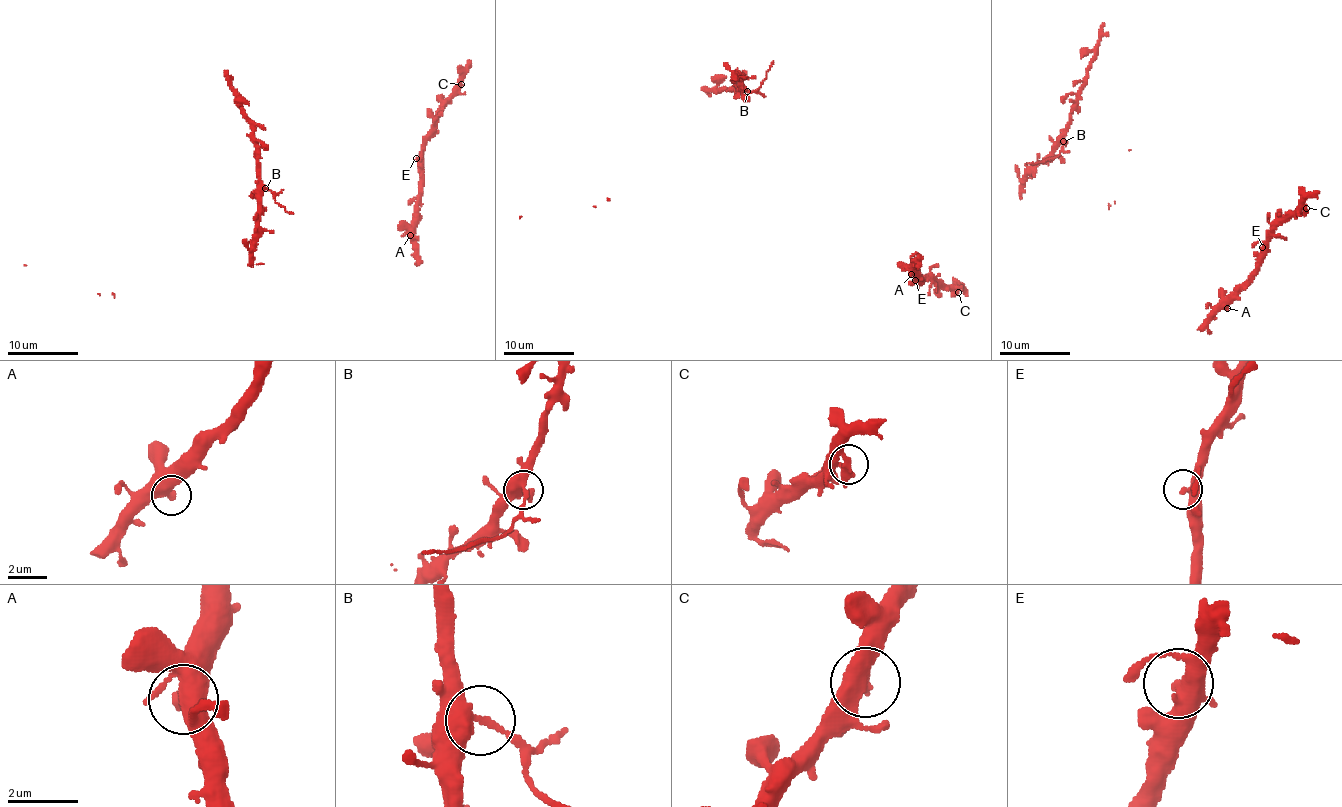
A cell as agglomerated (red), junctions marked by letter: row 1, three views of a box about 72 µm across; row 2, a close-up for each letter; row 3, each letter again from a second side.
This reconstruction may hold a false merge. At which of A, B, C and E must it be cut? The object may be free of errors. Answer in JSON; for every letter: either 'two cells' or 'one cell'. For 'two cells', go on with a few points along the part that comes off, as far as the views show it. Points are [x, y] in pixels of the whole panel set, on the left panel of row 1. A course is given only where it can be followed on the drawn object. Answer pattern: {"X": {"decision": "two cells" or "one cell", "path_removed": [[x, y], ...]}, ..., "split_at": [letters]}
{"A": {"decision": "one cell"}, "B": {"decision": "two cells", "path_removed": [[266, 189], [277, 202], [293, 214]]}, "C": {"decision": "one cell"}, "E": {"decision": "one cell"}, "split_at": ["B"]}

